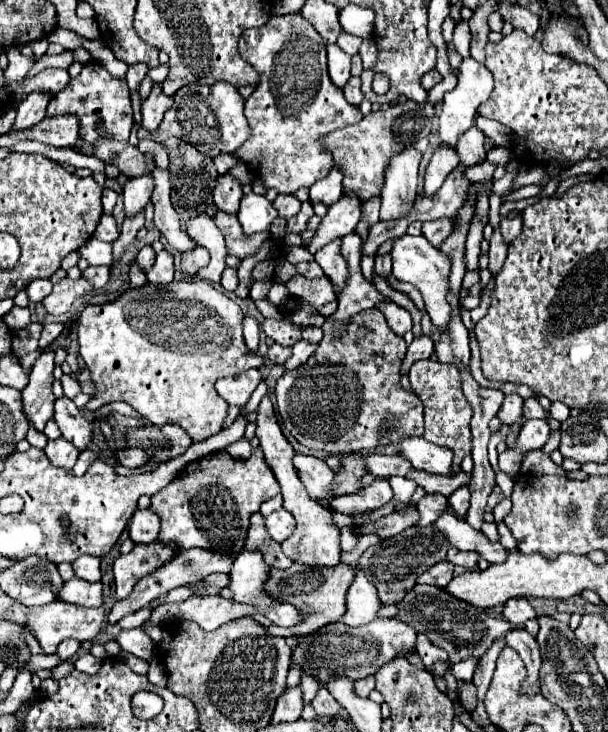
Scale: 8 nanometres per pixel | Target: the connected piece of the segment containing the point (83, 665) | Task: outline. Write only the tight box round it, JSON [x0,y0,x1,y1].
[74,653,102,675]

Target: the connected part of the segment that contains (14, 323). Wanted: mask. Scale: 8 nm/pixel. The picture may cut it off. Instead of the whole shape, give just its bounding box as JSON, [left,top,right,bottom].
[3,305,31,331]

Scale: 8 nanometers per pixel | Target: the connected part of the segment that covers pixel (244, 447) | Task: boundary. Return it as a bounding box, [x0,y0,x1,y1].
[227,439,251,459]

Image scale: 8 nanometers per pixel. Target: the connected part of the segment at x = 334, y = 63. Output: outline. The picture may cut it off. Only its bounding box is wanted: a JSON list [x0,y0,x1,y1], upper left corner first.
[327,45,351,87]

